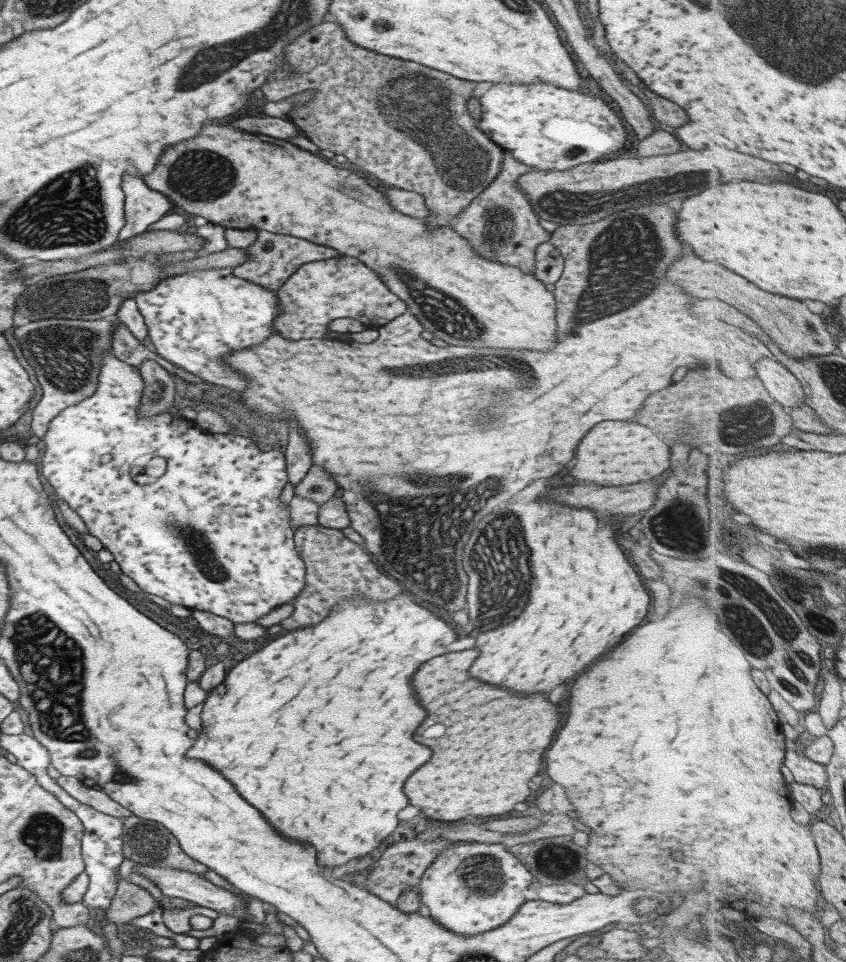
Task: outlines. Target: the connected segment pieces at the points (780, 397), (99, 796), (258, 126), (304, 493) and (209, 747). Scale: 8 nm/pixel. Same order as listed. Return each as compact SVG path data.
M763 357L754 366L756 377L783 408L795 408L806 403L806 392L802 382L778 359Z
M63 776L54 778L54 781L69 795L81 804L94 808L97 812L122 819L131 816L131 812L111 800L104 792L85 785L75 777Z
M244 117L234 120L229 124L237 131L263 134L275 139L287 139L299 134L296 127L289 120L269 117Z
M313 465L309 467L307 474L303 476L298 484L293 486L295 496L308 498L317 505L329 500L337 489L330 474L325 472L320 466Z
M396 594L393 600L387 602L373 602L368 598L350 598L342 600L331 606L331 611L324 620L310 626L294 629L283 636L271 640L263 646L259 652L251 654L249 658L241 659L229 672L225 673L223 682L206 693L202 702L199 734L193 744L186 750L188 758L199 758L207 762L211 768L221 772L223 778L227 778L233 788L239 792L239 796L257 808L261 816L287 840L301 840L307 844L313 844L317 864L319 866L341 866L347 864L347 860L360 858L375 850L379 843L389 836L398 824L397 812L407 806L407 798L403 794L403 782L405 778L425 764L429 760L429 748L417 744L411 740L411 732L417 728L417 724L425 718L425 710L419 708L419 704L413 698L409 676L415 672L415 668L443 652L445 648L457 638L443 620L435 618L425 608L419 608L403 594Z

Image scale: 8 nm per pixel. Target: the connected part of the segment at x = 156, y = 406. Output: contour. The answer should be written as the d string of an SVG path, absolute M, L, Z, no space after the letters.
M150 359L142 360L138 373L143 383L139 413L145 417L168 410L181 393L175 379Z

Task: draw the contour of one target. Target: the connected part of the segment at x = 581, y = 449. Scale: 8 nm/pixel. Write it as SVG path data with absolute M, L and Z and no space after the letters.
M601 422L595 424L575 448L571 476L601 486L619 486L649 480L669 466L669 450L645 426L633 422Z

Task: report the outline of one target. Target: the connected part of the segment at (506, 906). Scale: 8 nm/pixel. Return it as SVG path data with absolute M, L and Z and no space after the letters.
M459 842L447 850L442 850L420 875L417 895L421 904L427 908L430 918L445 930L455 934L473 936L480 932L493 930L505 924L517 909L526 901L523 890L531 884L529 872L499 844Z

